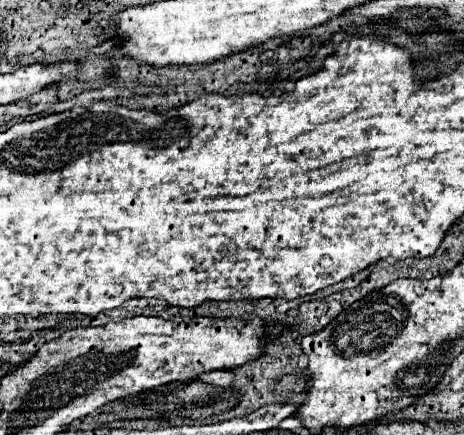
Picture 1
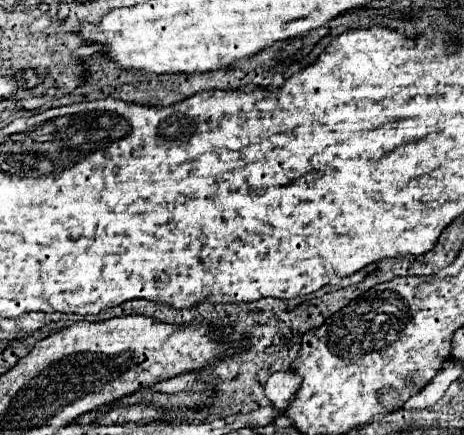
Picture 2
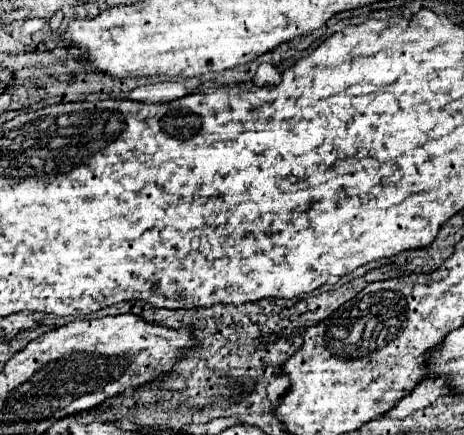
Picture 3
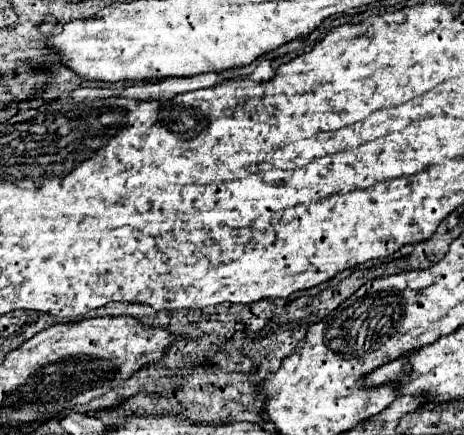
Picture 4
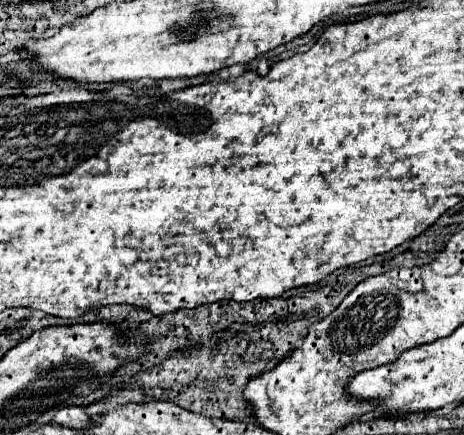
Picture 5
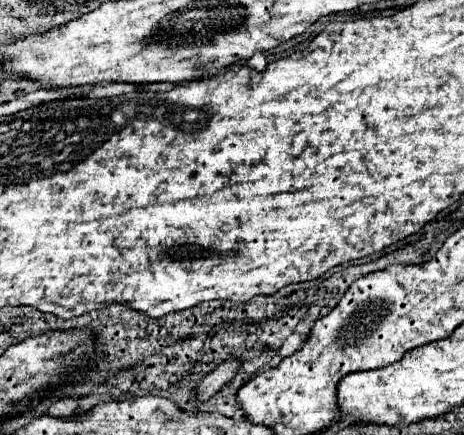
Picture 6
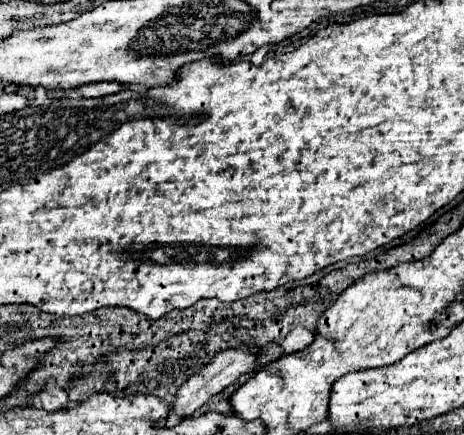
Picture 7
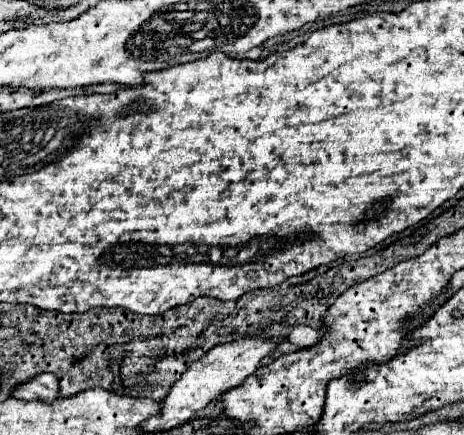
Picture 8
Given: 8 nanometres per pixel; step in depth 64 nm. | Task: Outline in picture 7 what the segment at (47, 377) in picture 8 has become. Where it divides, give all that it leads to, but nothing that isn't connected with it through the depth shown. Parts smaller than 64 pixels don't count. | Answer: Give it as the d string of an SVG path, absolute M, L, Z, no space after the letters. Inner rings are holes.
M54 380L46 382L46 388L44 388L44 392L38 394L38 398L42 402L42 408L48 410L48 412L54 412L54 410L60 410L60 408L68 408L68 404L70 404L68 392L58 388Z

